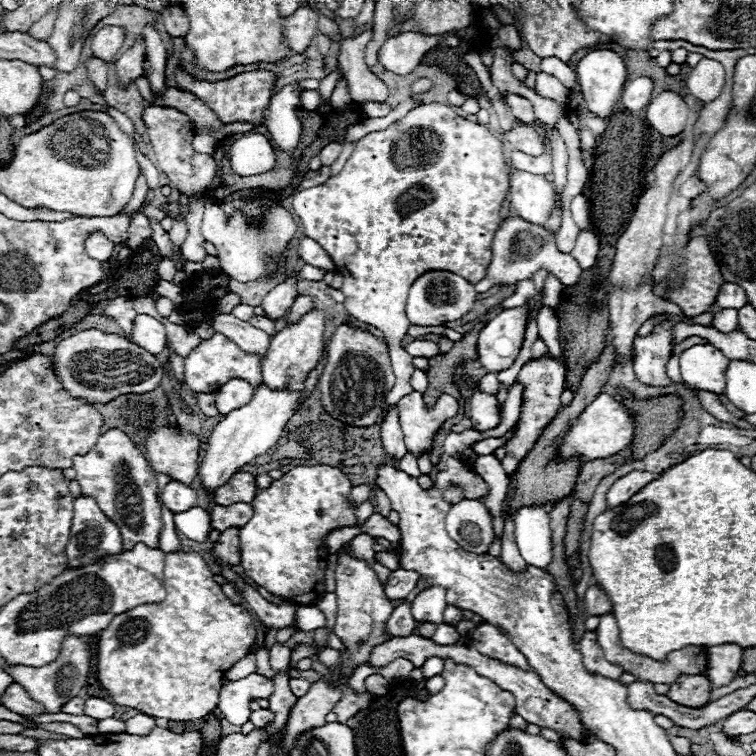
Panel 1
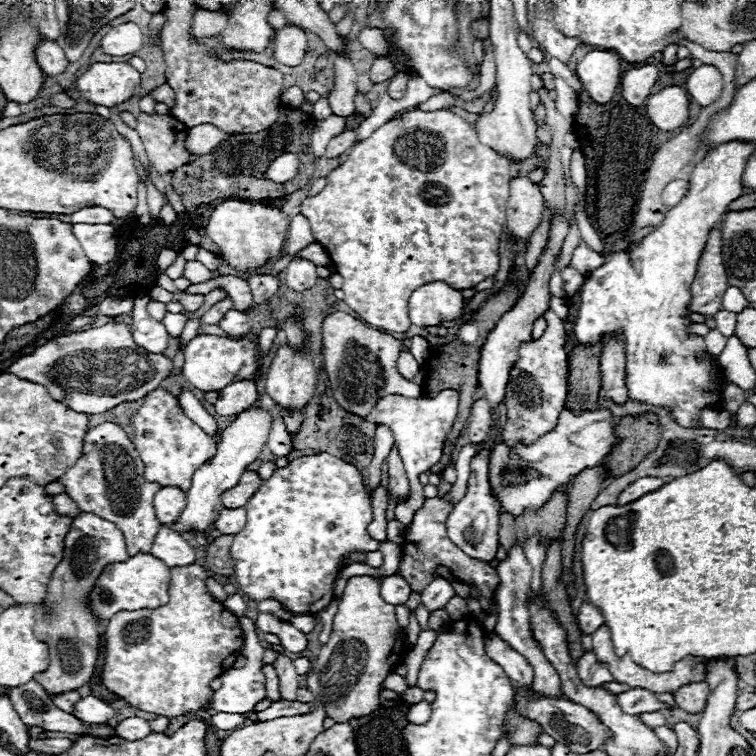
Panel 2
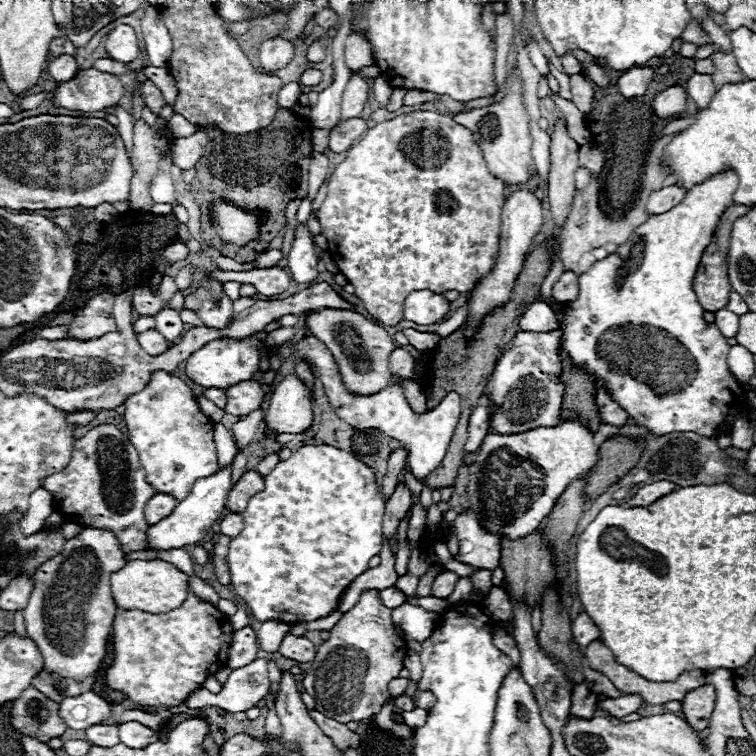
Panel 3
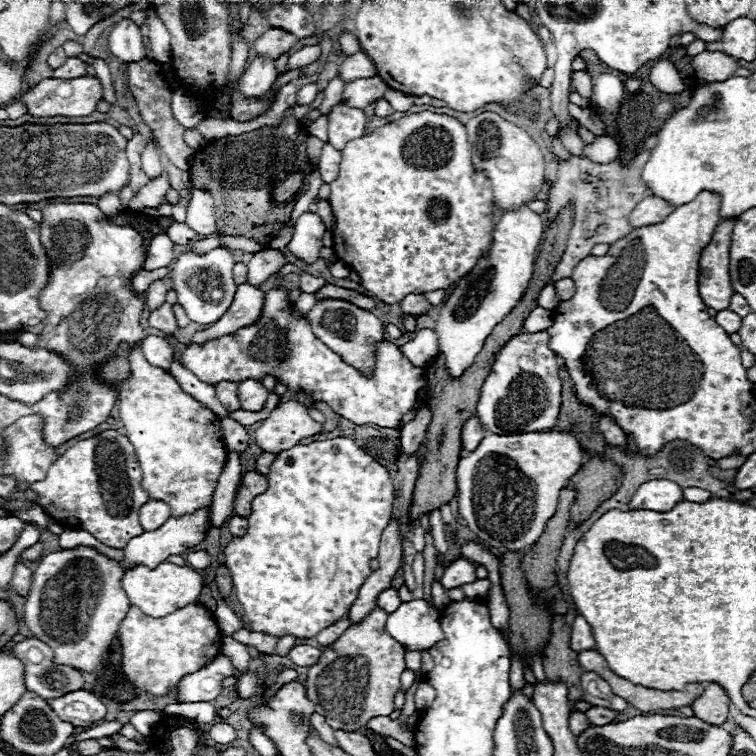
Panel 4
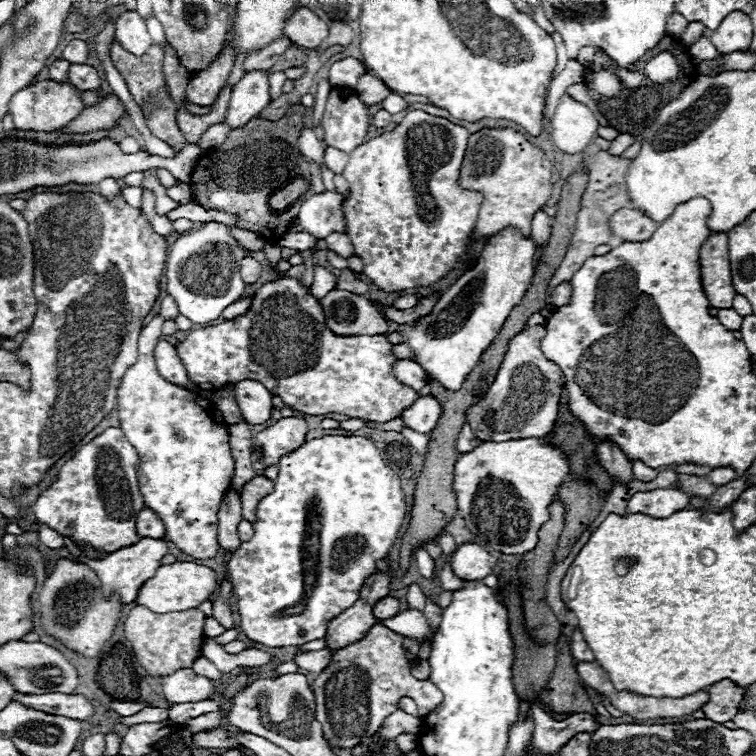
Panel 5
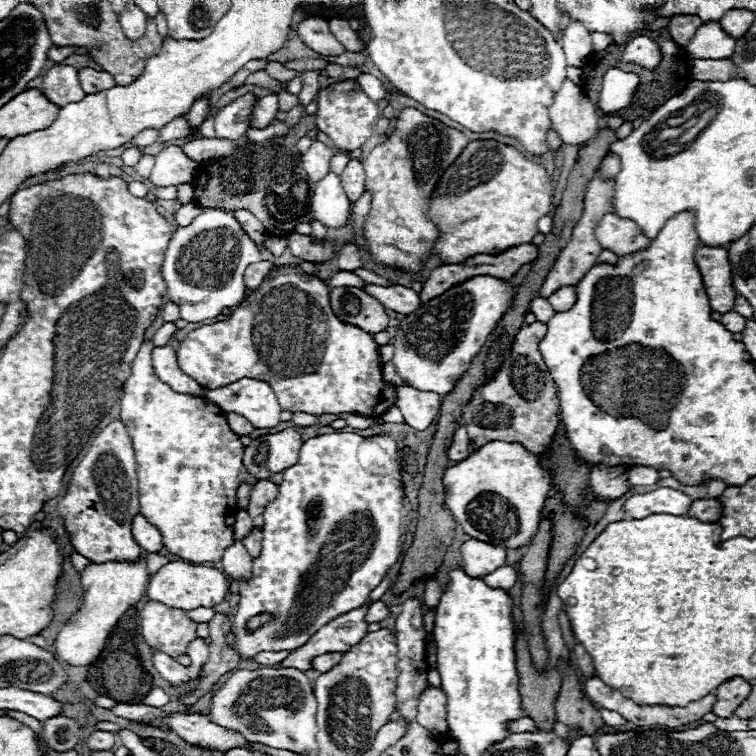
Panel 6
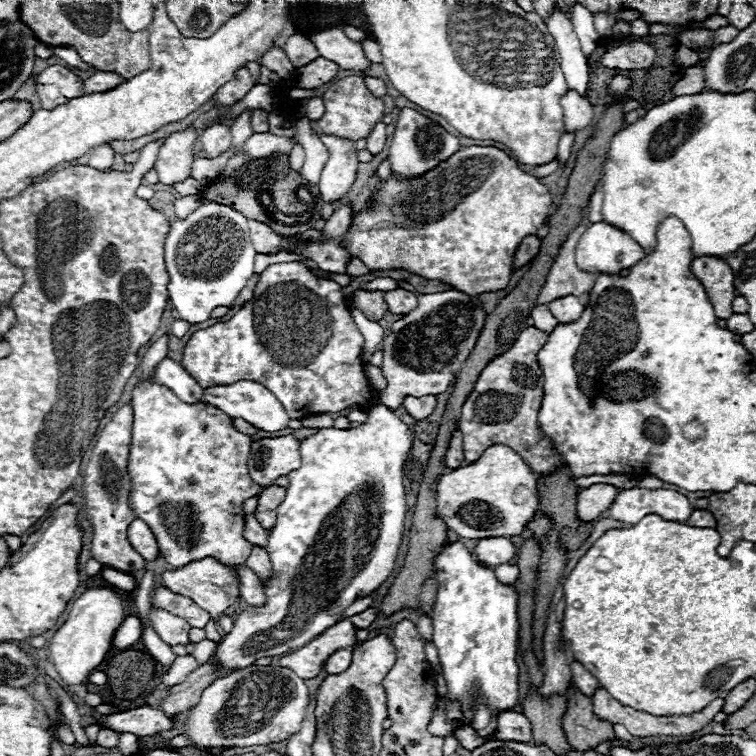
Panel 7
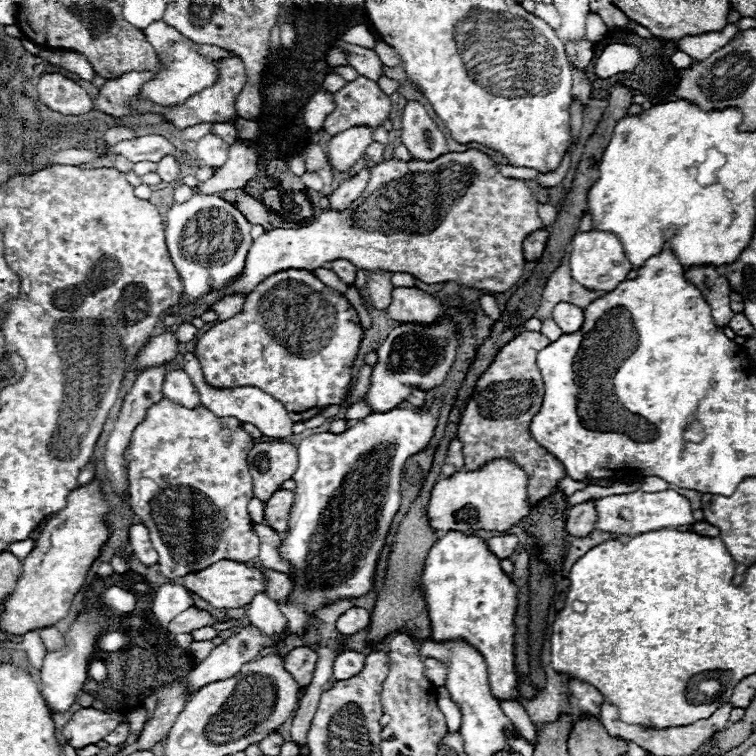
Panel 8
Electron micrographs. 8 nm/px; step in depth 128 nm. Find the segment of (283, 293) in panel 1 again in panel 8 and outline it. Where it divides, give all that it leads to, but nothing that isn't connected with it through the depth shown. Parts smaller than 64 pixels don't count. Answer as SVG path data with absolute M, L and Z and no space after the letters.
M354 126L328 140L326 154L332 172L348 172L350 166L354 166L364 156L366 148L372 144L370 134L370 128Z

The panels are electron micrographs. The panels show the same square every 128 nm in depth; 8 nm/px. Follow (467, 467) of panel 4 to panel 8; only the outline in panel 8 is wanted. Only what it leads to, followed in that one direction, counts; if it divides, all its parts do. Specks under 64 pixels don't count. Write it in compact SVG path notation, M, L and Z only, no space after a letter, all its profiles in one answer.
M496 458L494 462L486 462L478 470L456 472L450 478L438 480L436 486L432 488L430 510L428 510L430 524L438 532L448 532L448 530L506 532L528 514L530 514L530 504L528 504L526 472L508 458Z

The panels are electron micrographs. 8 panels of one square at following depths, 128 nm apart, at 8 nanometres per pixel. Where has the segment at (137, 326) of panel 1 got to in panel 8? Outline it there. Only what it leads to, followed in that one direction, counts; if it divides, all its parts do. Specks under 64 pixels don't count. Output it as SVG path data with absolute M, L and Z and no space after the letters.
M170 370L164 376L162 392L166 398L170 398L172 402L182 404L186 408L196 408L202 404L196 386L192 384L192 380L188 378L188 374L184 370Z

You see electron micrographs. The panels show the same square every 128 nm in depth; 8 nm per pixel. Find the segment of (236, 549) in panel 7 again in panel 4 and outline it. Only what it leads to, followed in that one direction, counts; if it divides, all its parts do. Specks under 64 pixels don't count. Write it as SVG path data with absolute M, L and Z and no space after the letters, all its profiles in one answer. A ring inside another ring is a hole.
M154 280L150 286L148 286L148 292L146 292L146 304L148 308L158 308L164 298L166 298L166 292L168 292L168 286L164 280ZM140 346L130 356L130 370L132 370L132 376L120 390L118 406L120 406L120 420L124 422L124 434L134 444L138 462L144 472L142 488L150 494L152 500L164 500L172 508L172 514L176 516L208 506L216 490L222 466L226 462L226 450L220 436L222 434L220 418L212 410L204 408L198 400L188 396L170 372L150 366Z

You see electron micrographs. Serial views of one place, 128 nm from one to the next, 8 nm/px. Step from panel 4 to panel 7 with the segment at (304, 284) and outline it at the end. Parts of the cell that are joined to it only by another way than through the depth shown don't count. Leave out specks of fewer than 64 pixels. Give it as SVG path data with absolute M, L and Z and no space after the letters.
M402 288L388 290L388 292L384 294L384 298L386 298L388 310L390 310L392 314L402 314L402 316L406 316L408 312L412 312L412 310L418 306L416 294L414 294L414 292L408 292L408 290L402 290Z

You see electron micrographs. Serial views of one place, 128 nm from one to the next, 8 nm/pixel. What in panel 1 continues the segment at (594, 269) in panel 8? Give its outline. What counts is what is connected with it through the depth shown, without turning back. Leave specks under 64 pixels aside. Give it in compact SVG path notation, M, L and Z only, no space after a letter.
M690 176L684 184L682 184L682 194L686 198L696 198L698 194L702 194L702 190L706 190L706 184L698 178L698 176Z

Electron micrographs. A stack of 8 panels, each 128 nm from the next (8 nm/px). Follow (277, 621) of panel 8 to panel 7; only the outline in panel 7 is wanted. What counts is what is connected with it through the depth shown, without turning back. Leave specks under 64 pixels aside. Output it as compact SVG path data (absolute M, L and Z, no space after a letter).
M234 566L234 570L238 572L238 580L240 580L240 596L246 604L254 604L254 606L260 606L266 602L266 596L264 596L264 588L262 588L262 582L260 578L248 568L248 566Z

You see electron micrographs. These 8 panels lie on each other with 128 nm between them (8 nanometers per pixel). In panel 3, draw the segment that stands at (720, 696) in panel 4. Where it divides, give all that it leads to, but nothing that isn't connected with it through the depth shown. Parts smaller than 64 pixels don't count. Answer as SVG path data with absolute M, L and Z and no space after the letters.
M712 684L700 686L698 690L690 690L690 694L686 694L686 698L680 700L684 720L690 722L690 728L694 728L698 734L702 734L708 728L708 720L714 710L714 700L716 692Z

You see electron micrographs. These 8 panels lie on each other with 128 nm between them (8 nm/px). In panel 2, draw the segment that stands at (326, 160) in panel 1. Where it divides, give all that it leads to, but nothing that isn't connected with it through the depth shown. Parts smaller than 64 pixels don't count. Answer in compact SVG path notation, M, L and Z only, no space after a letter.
M348 130L348 132L342 132L336 138L332 138L330 144L328 144L328 148L326 148L326 158L338 158L338 156L342 156L346 150L352 148L354 138L356 138L356 130Z

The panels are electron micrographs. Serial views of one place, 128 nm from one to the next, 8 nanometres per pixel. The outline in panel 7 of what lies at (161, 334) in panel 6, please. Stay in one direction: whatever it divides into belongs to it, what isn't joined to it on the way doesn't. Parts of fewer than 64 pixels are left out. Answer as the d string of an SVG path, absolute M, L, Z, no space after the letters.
M166 332L162 338L158 338L158 340L150 346L150 350L146 352L146 356L144 356L144 360L142 360L142 376L144 376L144 374L152 374L154 368L156 368L156 364L168 354L168 338L170 338L170 332Z

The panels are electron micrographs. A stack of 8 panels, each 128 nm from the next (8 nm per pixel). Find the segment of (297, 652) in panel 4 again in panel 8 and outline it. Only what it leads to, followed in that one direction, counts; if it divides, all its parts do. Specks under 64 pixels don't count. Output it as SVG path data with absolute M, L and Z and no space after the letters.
M346 650L342 654L336 656L334 660L334 666L332 666L332 674L336 680L346 680L354 674L358 674L364 666L364 654L360 652L354 652L354 650Z

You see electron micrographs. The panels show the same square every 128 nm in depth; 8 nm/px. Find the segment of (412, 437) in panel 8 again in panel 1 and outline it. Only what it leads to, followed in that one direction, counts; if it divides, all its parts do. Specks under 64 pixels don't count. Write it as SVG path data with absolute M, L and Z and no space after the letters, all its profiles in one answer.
M296 466L288 474L284 474L280 480L274 480L266 490L258 490L256 498L252 500L254 516L248 524L240 528L240 554L242 554L242 568L244 576L250 578L254 584L264 586L274 596L282 596L296 604L308 604L302 602L302 592L318 590L324 580L326 560L328 552L324 546L324 536L340 526L354 526L356 518L352 508L346 502L346 496L350 494L352 484L346 474L342 474L338 468L332 466Z

